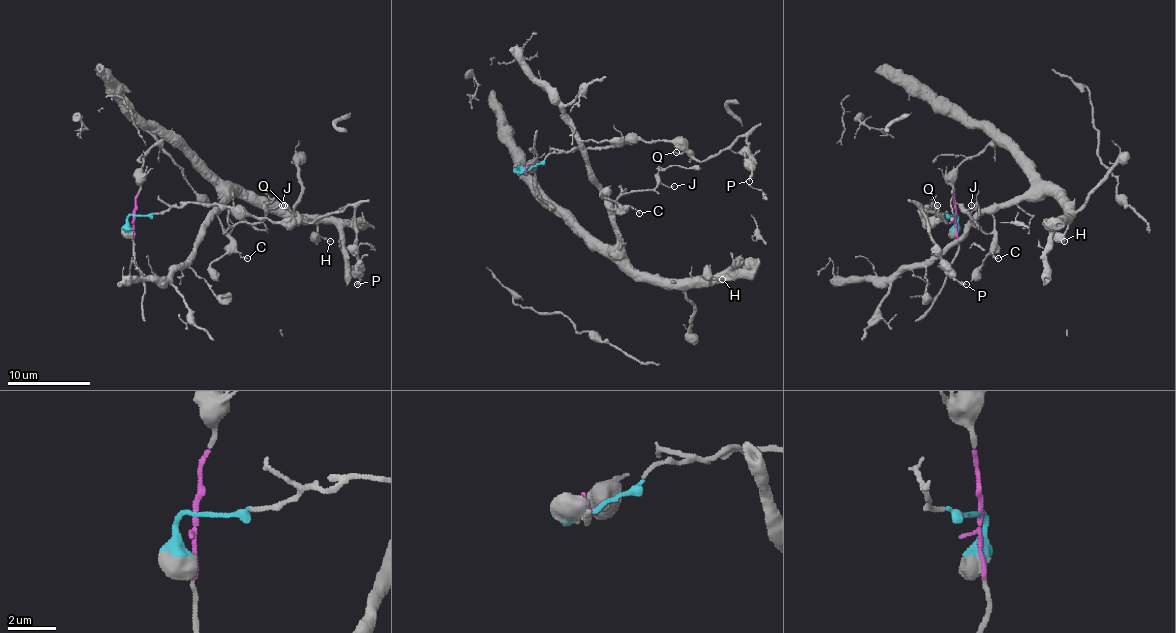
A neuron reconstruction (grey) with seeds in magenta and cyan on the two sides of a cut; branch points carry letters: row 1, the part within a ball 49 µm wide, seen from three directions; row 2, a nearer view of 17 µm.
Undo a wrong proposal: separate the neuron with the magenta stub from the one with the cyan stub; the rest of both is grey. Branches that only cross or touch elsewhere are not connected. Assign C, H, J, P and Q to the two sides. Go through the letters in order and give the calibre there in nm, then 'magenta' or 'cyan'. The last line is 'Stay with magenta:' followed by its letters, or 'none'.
C: 110 nm thick; magenta
H: 110 nm thick; magenta
J: 120 nm thick; magenta
P: 200 nm thick; cyan
Q: 120 nm thick; cyan
Stay with magenta: C, H, J

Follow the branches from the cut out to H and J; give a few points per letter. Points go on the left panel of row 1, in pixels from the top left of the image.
H: (134, 214), (143, 156), (163, 140), (174, 140), (248, 196), (306, 214), (318, 235), (331, 241)
J: (134, 214), (143, 156), (163, 140), (225, 190), (223, 233), (260, 223), (281, 204)

